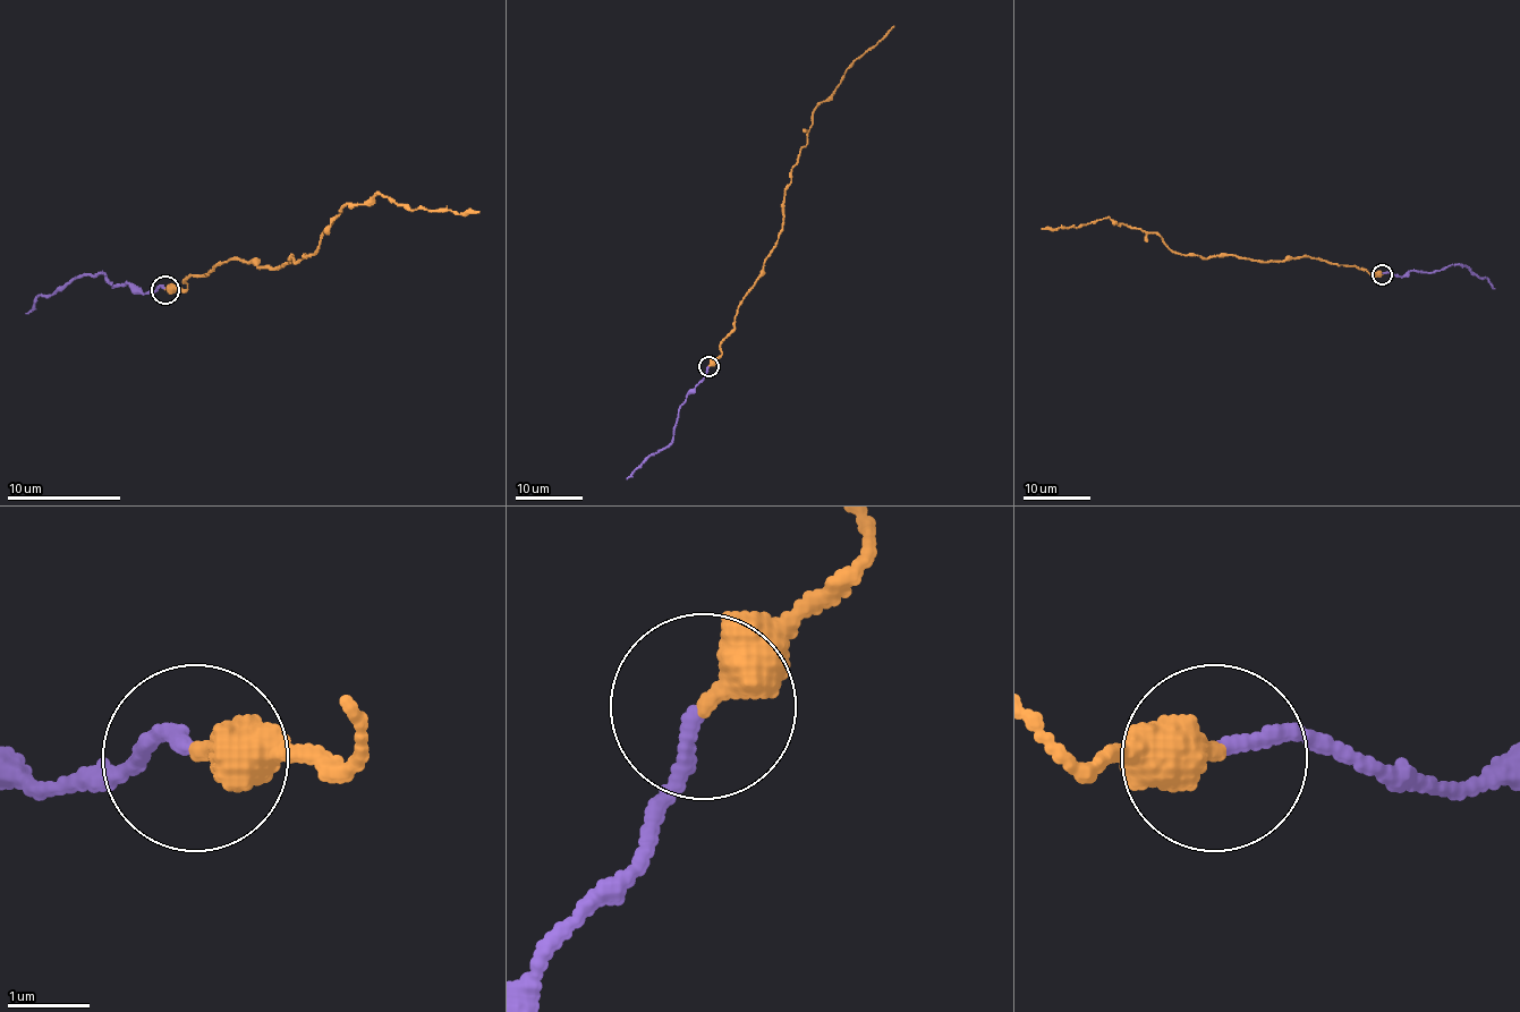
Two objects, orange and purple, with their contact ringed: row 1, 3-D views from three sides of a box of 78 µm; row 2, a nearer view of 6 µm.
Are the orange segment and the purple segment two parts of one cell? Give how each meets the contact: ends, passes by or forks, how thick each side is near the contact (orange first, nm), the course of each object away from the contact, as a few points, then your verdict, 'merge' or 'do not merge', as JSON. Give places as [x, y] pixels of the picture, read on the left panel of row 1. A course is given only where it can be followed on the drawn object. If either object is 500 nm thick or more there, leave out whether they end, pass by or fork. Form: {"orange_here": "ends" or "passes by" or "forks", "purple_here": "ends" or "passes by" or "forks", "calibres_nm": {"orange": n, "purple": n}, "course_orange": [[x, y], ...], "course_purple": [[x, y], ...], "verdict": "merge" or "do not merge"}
{"orange_here": "ends", "purple_here": "ends", "calibres_nm": {"orange": 460, "purple": 170}, "course_orange": [[163, 288], [186, 288], [184, 280], [229, 260], [297, 263], [348, 203], [376, 192], [413, 209], [478, 212]], "course_purple": [[163, 288], [146, 294], [129, 282], [112, 286], [104, 274], [78, 274], [50, 294], [39, 294], [25, 314]], "verdict": "do not merge"}

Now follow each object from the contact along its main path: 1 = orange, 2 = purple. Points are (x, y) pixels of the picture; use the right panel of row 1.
1: (1382, 273), (1309, 257), (1182, 255), (1158, 235), (1109, 217), (1042, 229)
2: (1382, 273), (1401, 277), (1410, 270), (1427, 272), (1466, 265), (1479, 277), (1486, 277), (1494, 289)

